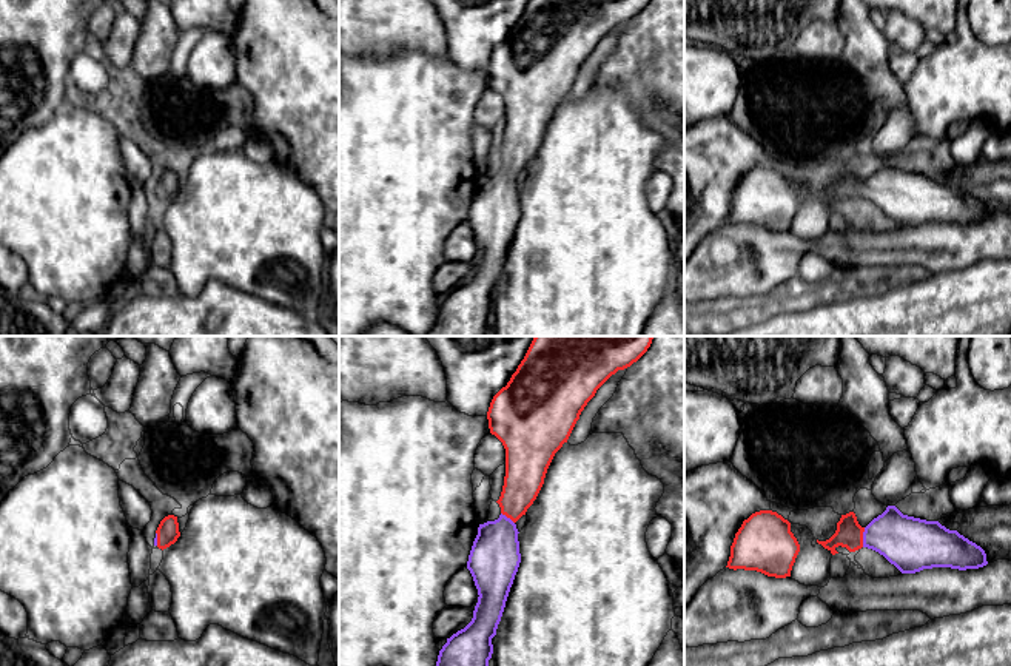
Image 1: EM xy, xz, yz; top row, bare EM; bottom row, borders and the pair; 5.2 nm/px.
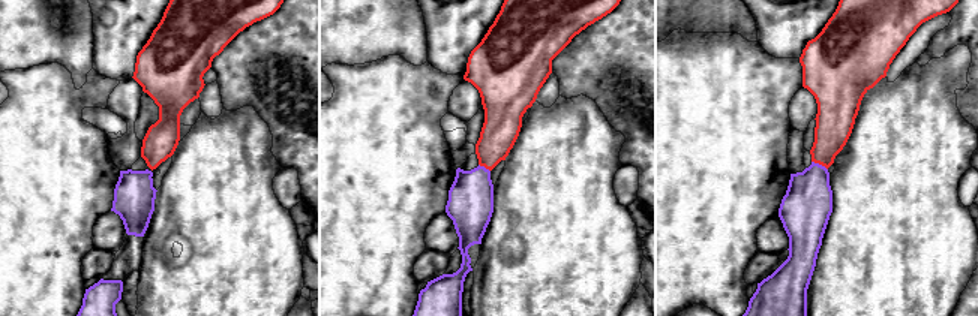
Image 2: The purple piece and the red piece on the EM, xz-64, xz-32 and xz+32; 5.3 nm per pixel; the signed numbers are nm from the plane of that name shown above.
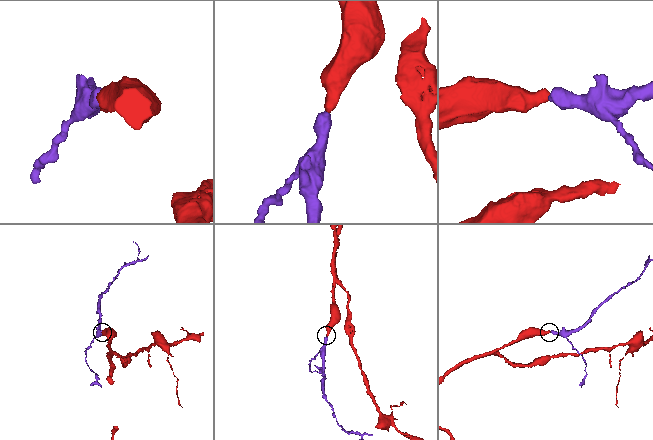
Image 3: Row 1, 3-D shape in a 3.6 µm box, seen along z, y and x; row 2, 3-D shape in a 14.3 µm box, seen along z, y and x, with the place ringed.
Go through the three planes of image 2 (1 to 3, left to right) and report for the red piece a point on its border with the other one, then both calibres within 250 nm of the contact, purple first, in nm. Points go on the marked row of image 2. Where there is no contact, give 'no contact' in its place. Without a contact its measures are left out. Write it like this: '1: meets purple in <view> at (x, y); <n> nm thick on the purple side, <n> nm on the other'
1: no contact
2: meets purple in xz-32 at (483, 166); 240 nm thick on the purple side, 200 nm on the other
3: meets purple in xz+32 at (818, 163); 260 nm thick on the purple side, 200 nm on the other

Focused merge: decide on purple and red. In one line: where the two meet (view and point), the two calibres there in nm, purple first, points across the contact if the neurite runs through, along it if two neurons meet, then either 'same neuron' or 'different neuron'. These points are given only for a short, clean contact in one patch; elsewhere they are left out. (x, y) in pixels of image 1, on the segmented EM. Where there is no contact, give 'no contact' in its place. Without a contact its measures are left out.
meets purple in yz at (863, 537); 280 nm thick on the purple side, 140 nm on the other; runs through yz (910, 543), (897, 537), (863, 537), (853, 537), (849, 534); same neuron

